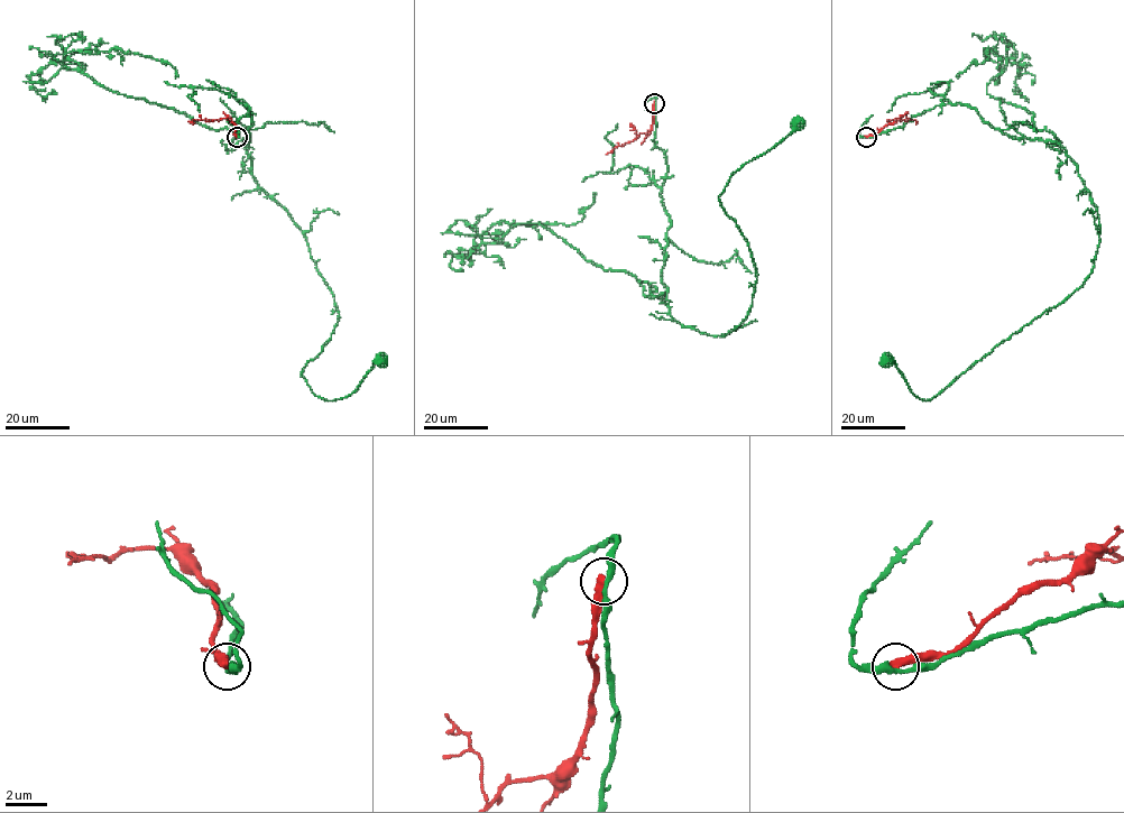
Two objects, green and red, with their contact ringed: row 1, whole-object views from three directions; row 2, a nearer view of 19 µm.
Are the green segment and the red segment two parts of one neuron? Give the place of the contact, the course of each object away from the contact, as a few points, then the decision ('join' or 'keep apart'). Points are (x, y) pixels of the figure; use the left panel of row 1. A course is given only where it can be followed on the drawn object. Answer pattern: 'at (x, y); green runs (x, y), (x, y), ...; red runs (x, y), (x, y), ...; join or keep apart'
at (237, 137); green runs (237, 137), (243, 103), (251, 176), (302, 232), (339, 311), (301, 372), (311, 391), (348, 396), (380, 361); red runs (237, 137), (235, 126), (228, 119), (189, 121); keep apart

